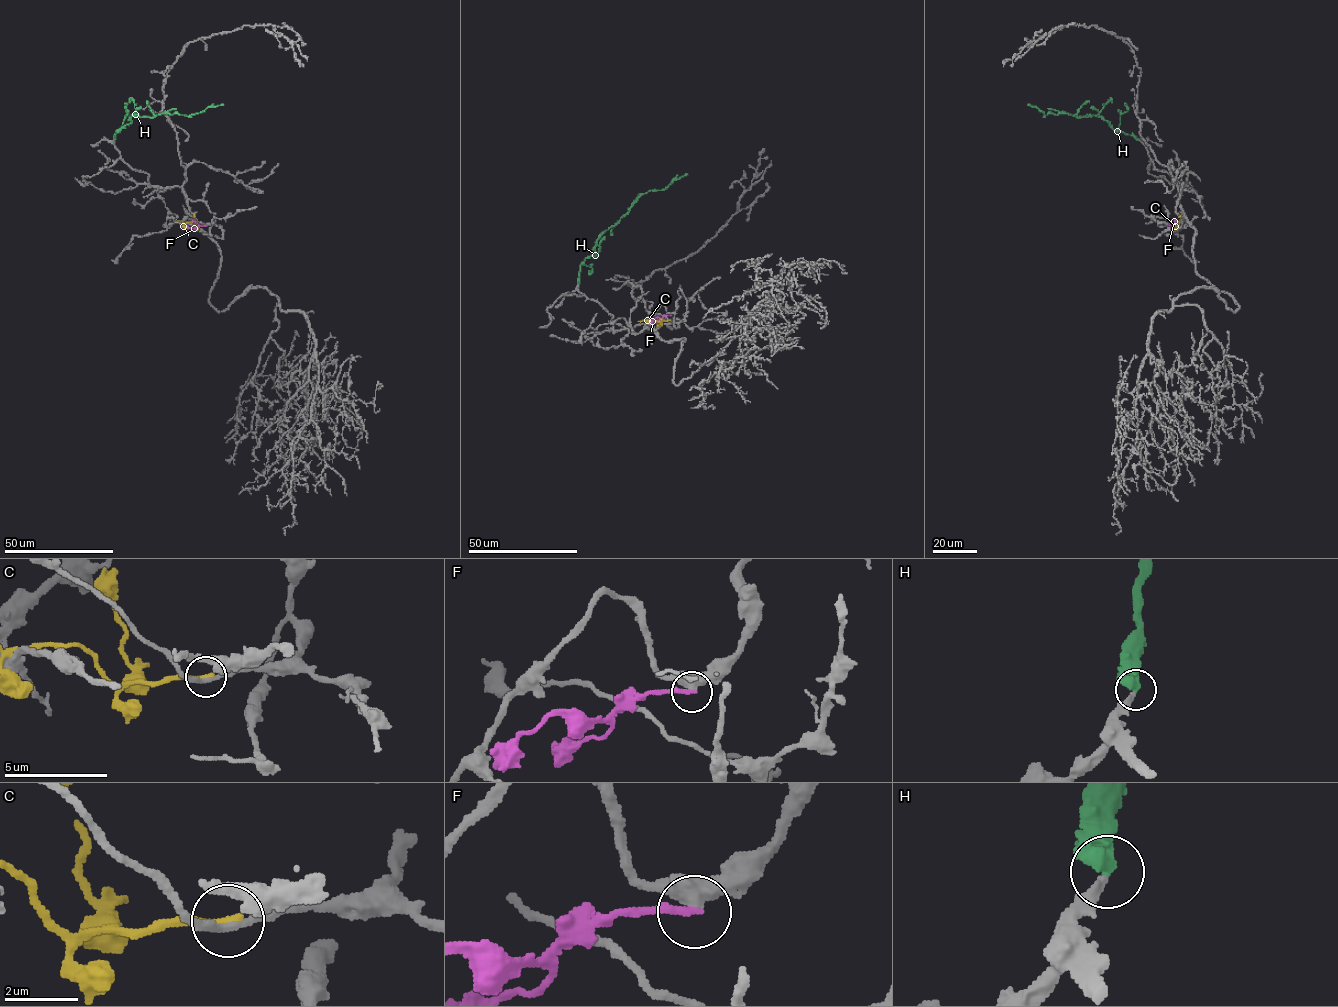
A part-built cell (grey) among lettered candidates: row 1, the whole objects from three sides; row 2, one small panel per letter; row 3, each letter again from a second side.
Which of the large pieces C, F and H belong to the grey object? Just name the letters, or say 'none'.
H

